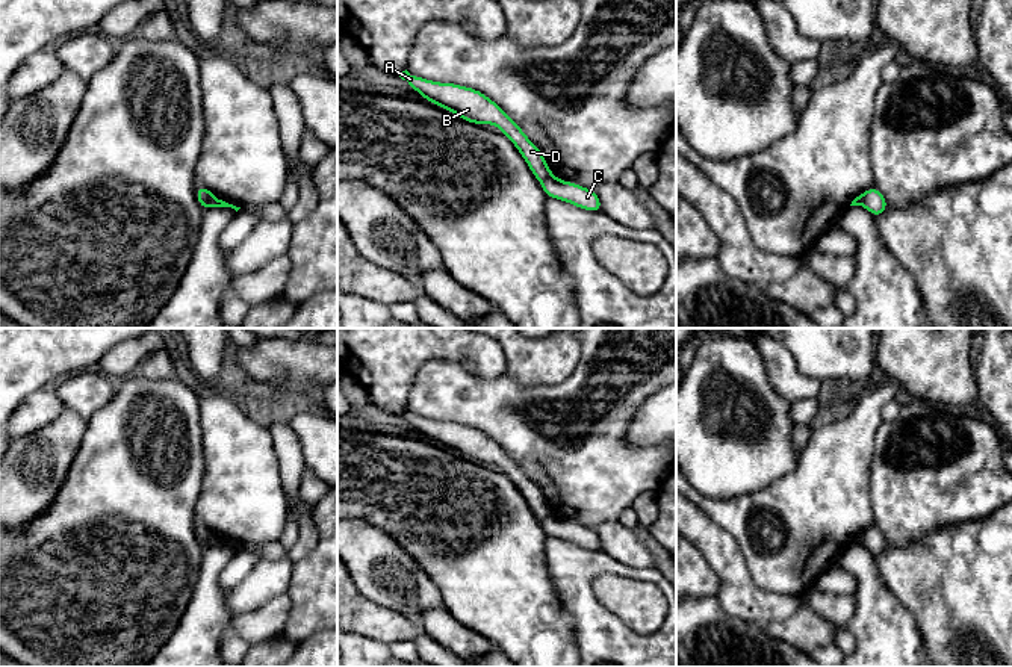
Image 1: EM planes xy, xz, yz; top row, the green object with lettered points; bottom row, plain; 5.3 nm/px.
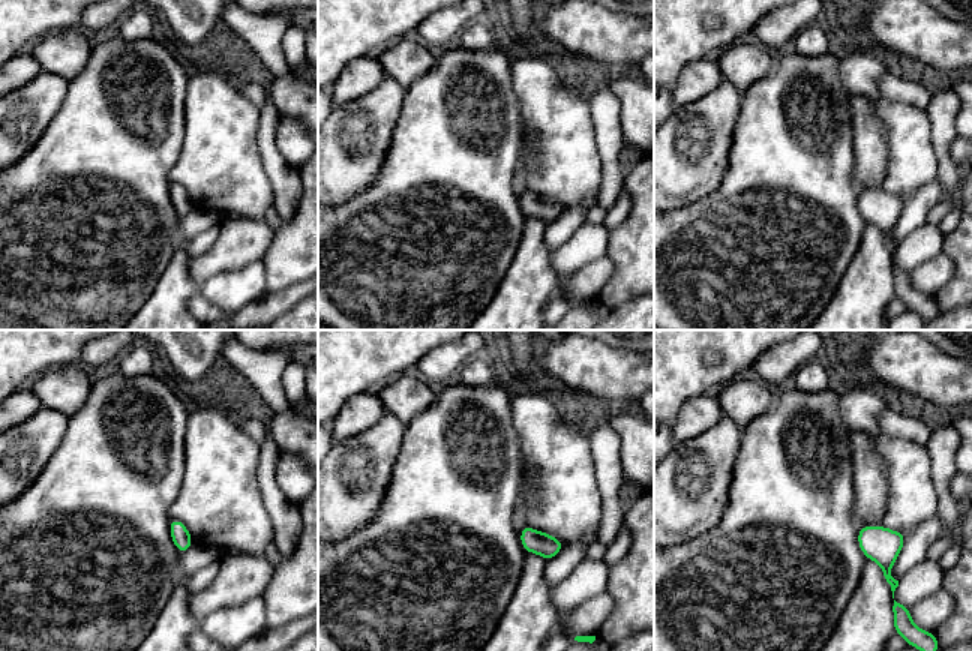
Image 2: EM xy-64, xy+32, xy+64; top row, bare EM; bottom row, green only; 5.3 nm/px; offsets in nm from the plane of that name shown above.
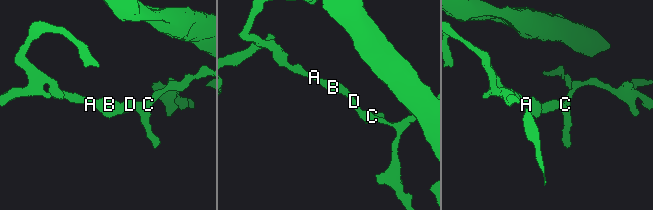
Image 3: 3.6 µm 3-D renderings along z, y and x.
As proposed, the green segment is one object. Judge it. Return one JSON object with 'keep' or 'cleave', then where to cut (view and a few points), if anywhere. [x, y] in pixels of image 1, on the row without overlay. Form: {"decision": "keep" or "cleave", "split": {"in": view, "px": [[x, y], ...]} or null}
{"decision": "cleave", "split": {"in": "xy", "px": [[211, 531], [206, 545]]}}

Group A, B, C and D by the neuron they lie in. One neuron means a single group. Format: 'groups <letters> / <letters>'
groups A B D / C

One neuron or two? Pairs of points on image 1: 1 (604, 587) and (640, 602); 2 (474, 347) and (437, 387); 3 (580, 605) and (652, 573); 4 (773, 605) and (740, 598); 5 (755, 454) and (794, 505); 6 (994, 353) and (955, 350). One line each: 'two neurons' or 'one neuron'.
1: one neuron
2: two neurons
3: one neuron
4: one neuron
5: two neurons
6: two neurons

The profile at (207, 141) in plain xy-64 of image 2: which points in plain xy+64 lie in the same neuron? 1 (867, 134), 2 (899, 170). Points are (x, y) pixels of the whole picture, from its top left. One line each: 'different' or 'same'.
1: different
2: same

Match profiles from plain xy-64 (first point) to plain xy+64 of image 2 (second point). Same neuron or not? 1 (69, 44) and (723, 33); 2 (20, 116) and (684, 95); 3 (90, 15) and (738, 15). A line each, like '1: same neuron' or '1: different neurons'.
1: different neurons
2: different neurons
3: different neurons

